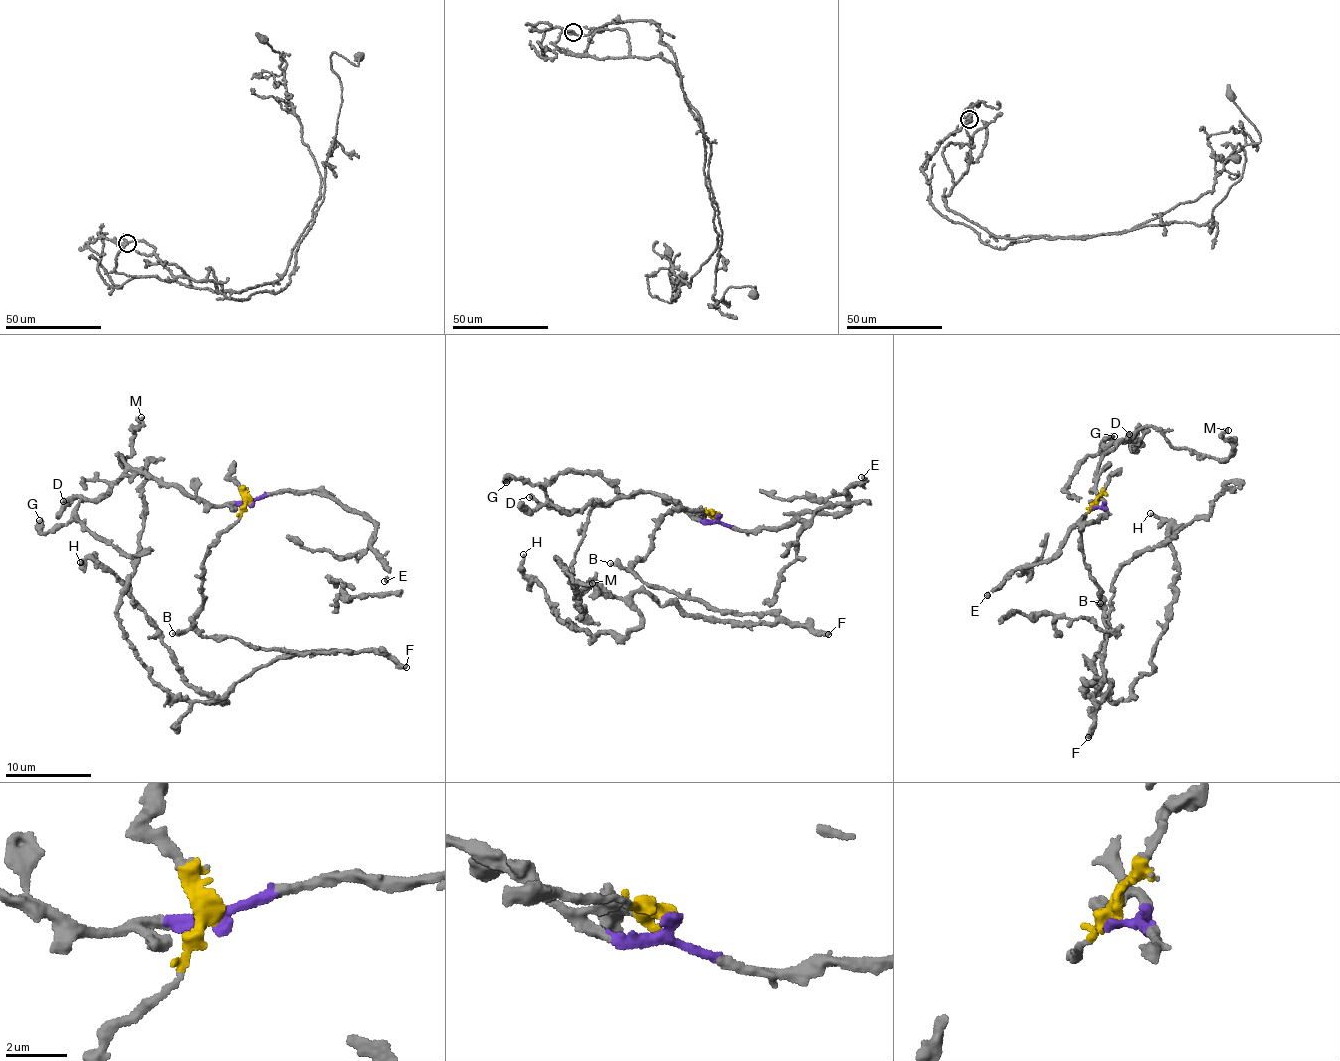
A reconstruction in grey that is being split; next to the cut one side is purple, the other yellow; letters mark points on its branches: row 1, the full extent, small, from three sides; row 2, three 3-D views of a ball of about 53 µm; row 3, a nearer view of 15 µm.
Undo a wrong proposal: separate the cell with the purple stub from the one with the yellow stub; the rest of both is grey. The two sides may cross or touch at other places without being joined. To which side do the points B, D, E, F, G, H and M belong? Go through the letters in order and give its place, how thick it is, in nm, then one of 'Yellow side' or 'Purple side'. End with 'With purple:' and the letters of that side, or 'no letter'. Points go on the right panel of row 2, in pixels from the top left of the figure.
B: Place: (1100, 603). Thickness 340 nm. Yellow side
D: Place: (1129, 434). Thickness 320 nm. Purple side
E: Place: (987, 595). Thickness 280 nm. Purple side
F: Place: (1088, 737). Thickness 400 nm. Yellow side
G: Place: (1114, 436). Thickness 360 nm. Purple side
H: Place: (1150, 513). Thickness 240 nm. Yellow side
M: Place: (1228, 430). Thickness 400 nm. Purple side
With purple: D, E, G, M

